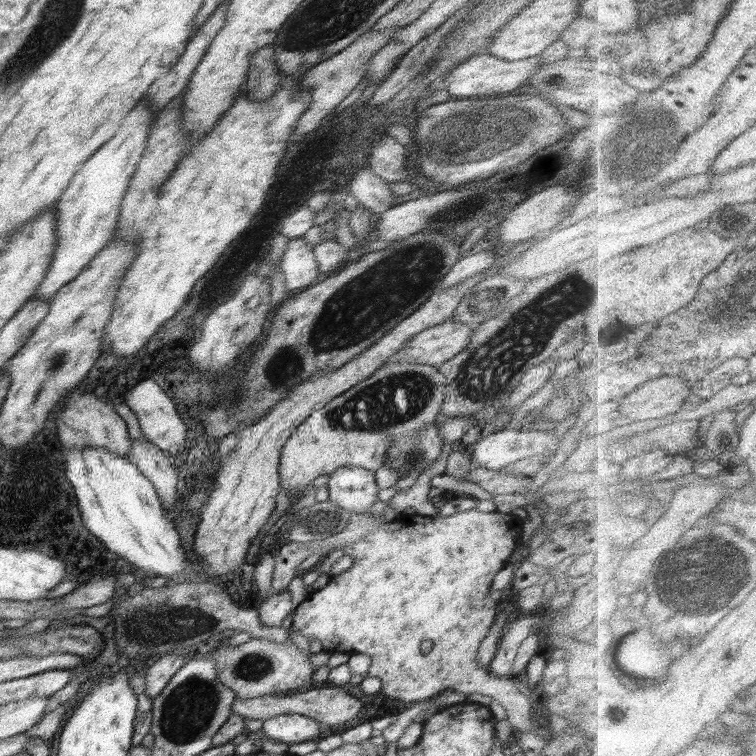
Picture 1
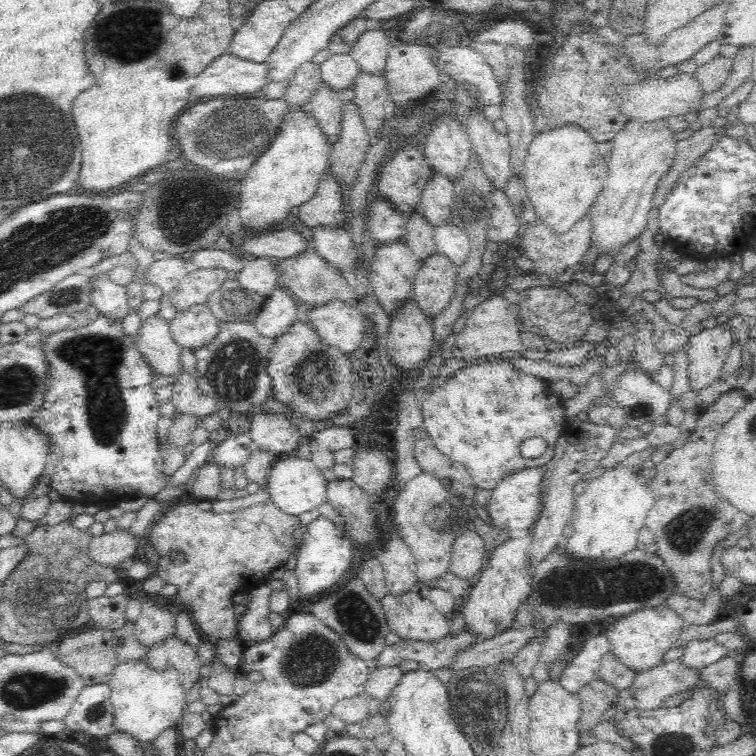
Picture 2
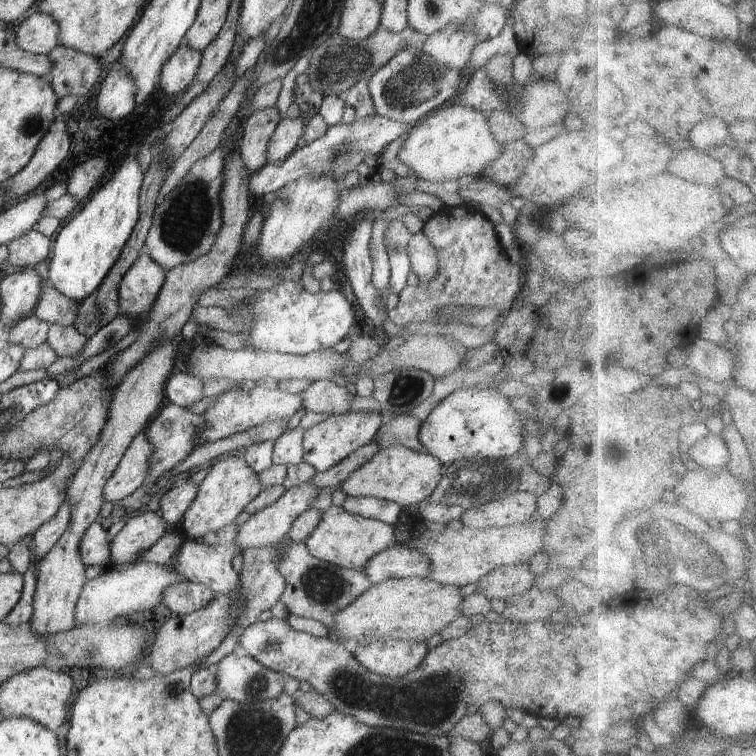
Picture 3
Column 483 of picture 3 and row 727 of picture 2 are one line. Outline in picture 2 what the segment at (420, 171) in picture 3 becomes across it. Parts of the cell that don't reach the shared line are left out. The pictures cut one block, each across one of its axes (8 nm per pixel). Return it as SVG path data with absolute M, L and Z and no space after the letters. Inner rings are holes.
M144 661L121 663L115 666L109 686L115 710L111 730L135 738L140 747L175 726L183 715L187 694L180 683L179 672L171 666L168 670L152 670Z

